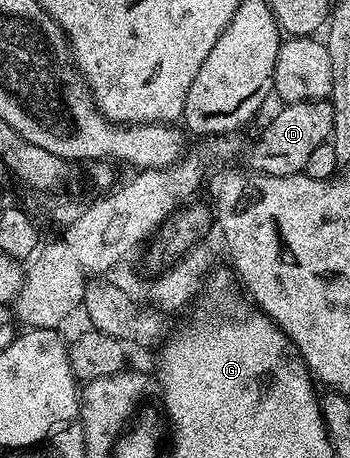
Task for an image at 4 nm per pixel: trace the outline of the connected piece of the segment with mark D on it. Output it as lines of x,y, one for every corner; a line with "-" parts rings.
329,100
291,101
280,106
282,109
269,121
261,138
249,149
248,168
254,173
286,177
304,173
307,158
315,147
326,144
333,136
333,108

